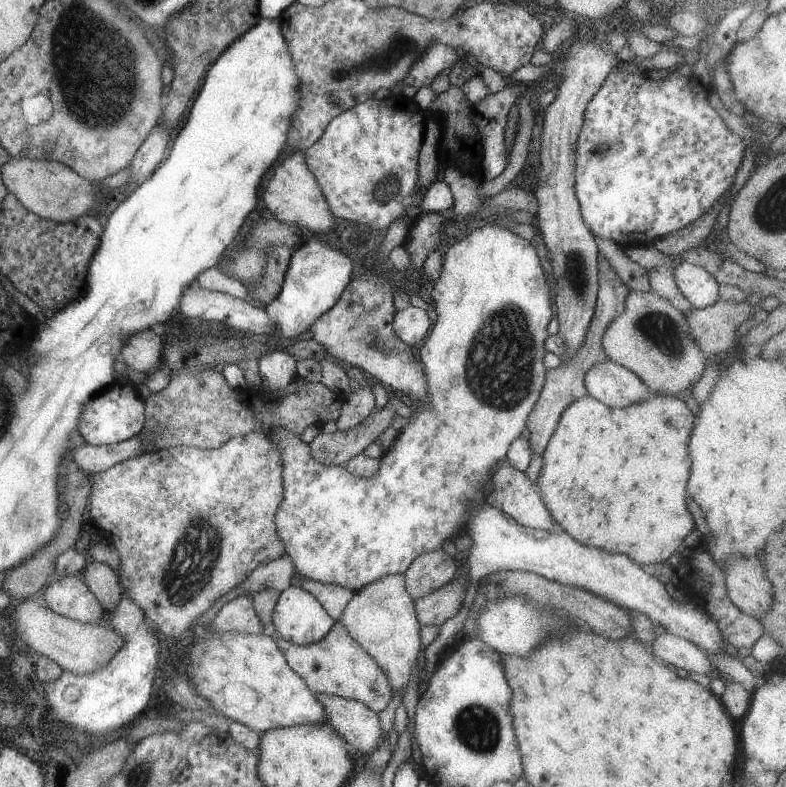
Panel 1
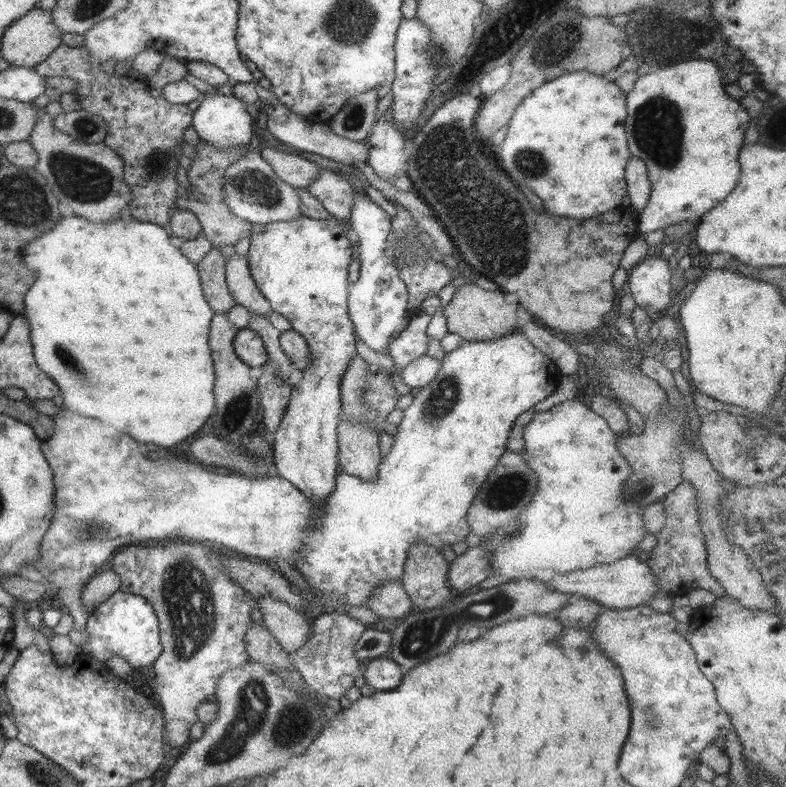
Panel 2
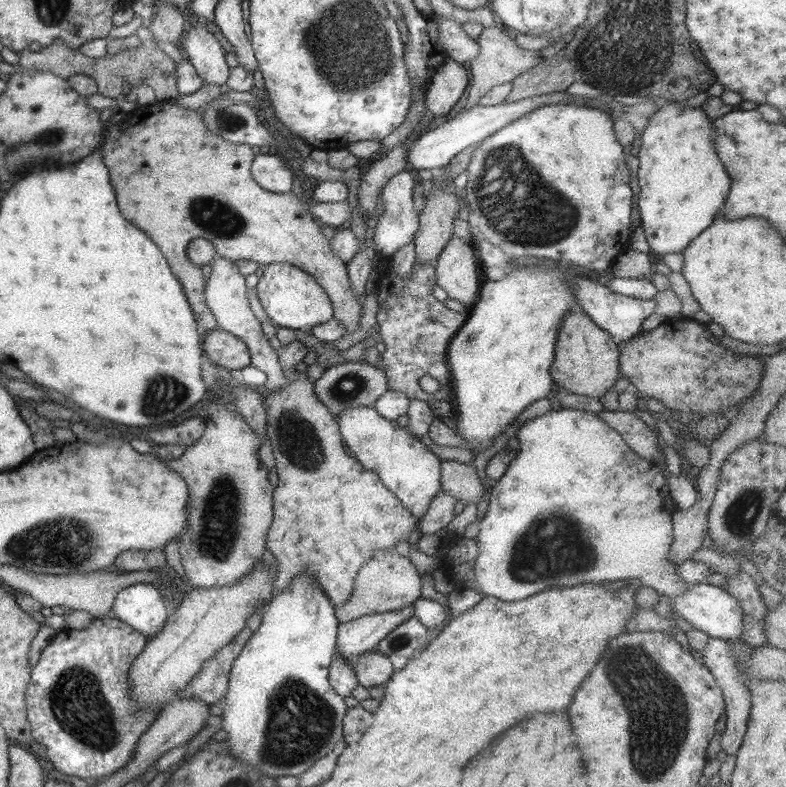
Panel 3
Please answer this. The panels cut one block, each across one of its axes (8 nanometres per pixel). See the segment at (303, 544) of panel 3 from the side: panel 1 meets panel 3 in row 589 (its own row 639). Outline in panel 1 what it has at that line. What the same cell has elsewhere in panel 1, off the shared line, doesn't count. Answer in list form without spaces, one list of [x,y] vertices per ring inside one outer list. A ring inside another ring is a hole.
[[[338,621],[317,643],[293,645],[279,636],[273,638],[289,668],[305,682],[313,695],[353,700],[378,713],[387,706],[394,693],[375,660],[349,637],[347,630]]]

